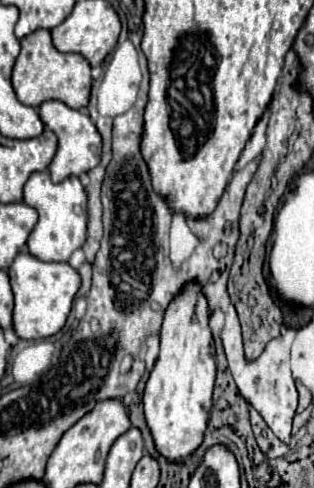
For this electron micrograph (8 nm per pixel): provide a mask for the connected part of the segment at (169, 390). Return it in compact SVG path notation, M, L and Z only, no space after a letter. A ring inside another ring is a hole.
M186 284L164 314L160 356L144 390L144 416L156 450L172 464L184 464L202 444L216 378L214 340L208 326L208 304L198 284Z

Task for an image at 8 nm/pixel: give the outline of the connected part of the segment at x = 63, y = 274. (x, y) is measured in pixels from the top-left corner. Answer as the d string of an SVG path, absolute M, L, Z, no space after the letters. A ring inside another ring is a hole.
M22 250L14 258L8 276L14 290L14 332L24 340L40 340L60 332L80 288L78 270L68 262L42 262Z

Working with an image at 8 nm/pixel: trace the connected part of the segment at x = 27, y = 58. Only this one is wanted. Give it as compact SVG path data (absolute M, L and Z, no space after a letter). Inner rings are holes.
M36 30L36 32L24 36L20 40L20 44L22 44L22 50L14 64L12 84L14 84L14 90L22 104L38 108L46 100L60 100L74 110L88 106L92 76L90 76L90 64L82 54L58 52L52 44L48 30Z

